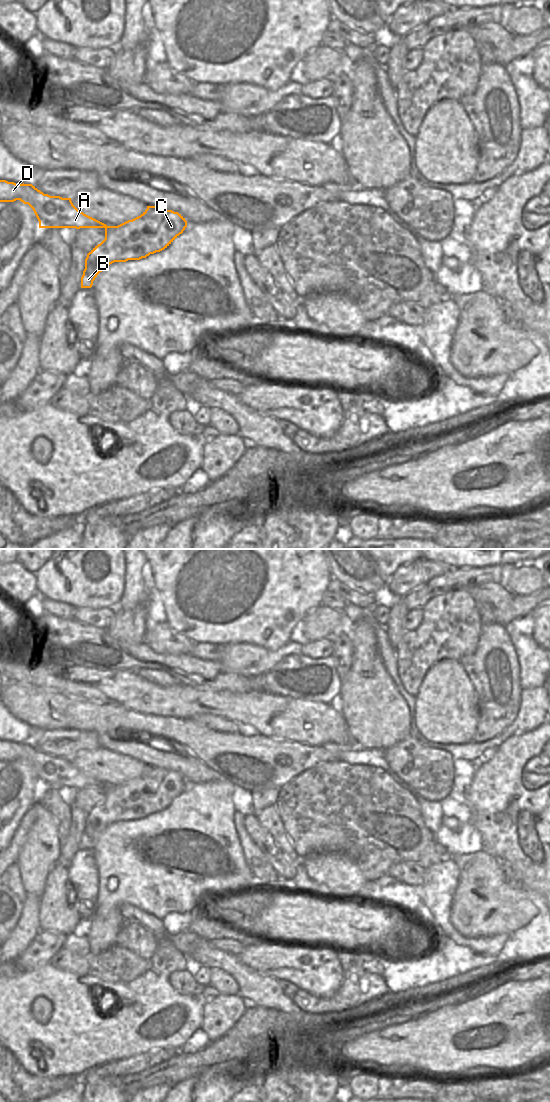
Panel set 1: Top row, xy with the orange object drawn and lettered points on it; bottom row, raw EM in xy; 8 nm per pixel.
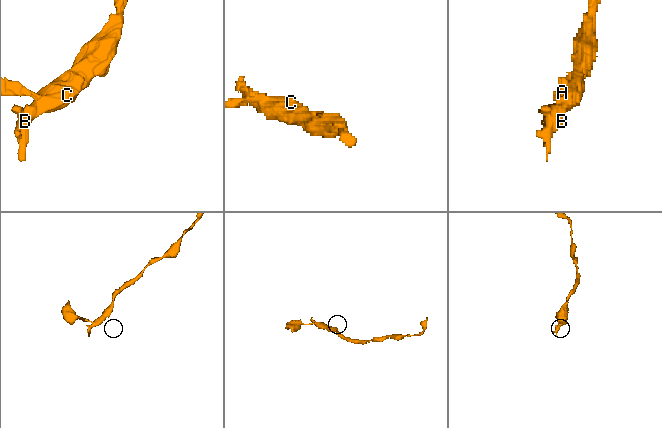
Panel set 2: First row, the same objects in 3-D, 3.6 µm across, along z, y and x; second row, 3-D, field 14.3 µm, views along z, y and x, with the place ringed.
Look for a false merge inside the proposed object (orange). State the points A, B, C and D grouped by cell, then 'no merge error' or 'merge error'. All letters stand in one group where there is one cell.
A D / B C; merge error

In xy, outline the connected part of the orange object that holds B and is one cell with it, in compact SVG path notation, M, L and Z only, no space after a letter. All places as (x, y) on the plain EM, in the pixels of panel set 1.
M147 766L138 777L105 788L105 799L85 819L81 848L91 848L97 835L114 822L140 820L167 808L187 787L178 772Z

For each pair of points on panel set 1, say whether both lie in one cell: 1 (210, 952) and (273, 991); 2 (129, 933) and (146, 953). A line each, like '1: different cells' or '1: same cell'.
1: same cell
2: same cell

